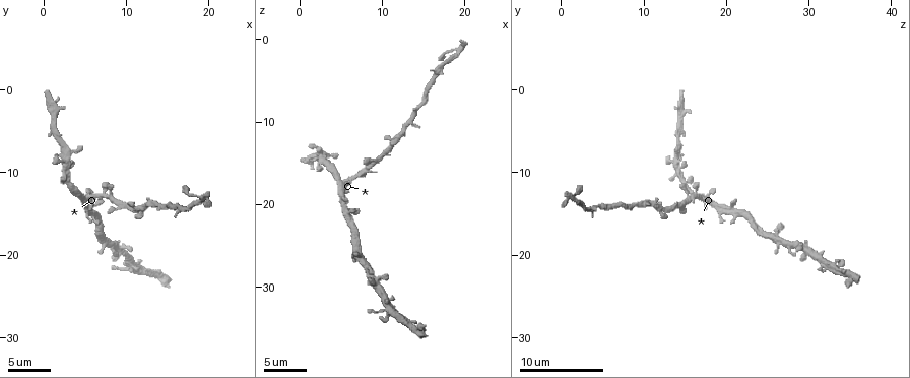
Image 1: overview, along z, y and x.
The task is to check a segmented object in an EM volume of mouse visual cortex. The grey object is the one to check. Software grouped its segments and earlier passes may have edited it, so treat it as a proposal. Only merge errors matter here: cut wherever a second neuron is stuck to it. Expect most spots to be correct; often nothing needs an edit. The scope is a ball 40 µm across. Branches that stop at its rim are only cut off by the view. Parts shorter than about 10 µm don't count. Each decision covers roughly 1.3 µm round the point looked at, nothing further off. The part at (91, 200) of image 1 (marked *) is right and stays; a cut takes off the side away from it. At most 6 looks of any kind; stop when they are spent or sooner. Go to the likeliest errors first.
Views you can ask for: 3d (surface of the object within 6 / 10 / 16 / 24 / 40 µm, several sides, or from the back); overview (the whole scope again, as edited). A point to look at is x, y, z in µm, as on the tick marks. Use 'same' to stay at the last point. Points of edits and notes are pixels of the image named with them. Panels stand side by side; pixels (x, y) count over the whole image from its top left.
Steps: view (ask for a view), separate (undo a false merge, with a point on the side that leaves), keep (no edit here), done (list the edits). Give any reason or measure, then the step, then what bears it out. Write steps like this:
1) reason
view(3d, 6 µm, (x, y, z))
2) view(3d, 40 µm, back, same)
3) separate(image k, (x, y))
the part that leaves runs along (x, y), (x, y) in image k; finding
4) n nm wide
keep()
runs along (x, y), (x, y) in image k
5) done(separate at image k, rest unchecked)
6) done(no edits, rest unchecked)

view(3d, 6 µm, (16.4, 14.2, 4.6))

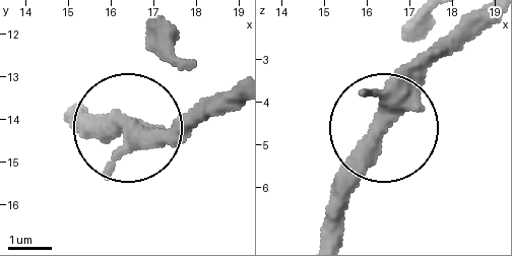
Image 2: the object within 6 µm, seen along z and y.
390 nm wide
keep()
runs along (323, 232), (337, 177), (450, 39) in image 2; continuous, no second neuron

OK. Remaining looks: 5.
narrows sharply
view(3d, 10 µm, (1.6, 5.4, 14.0))

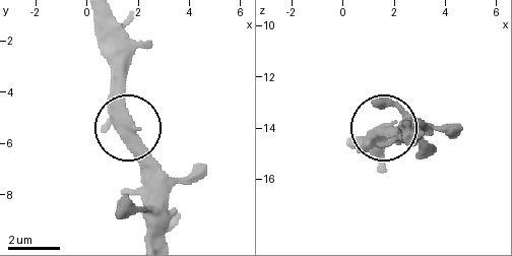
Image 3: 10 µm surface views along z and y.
from behind
view(3d, 10 µm, back, (1.8, 5.6, 14.0))

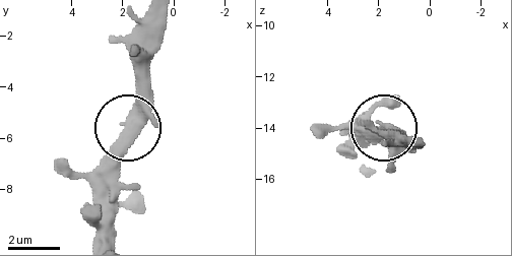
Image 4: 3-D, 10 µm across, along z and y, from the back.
keep()
all the same neuron

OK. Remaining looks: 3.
three arms meet
view(3d, 10 µm, (10.6, 21.0, 32.0))

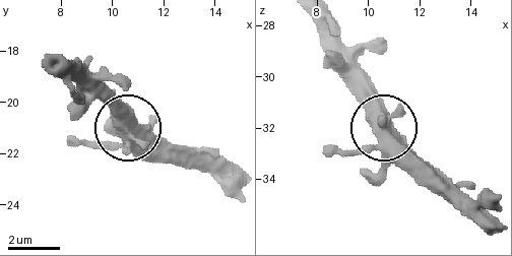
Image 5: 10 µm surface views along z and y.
view(3d, 10 µm, back, same)

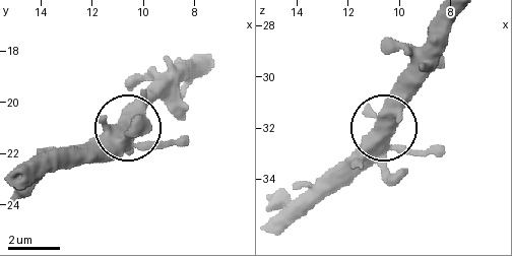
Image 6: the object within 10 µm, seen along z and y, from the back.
3 arms
keep()
continuous, no second neuron

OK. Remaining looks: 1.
done(no edits, rest unchecked)

